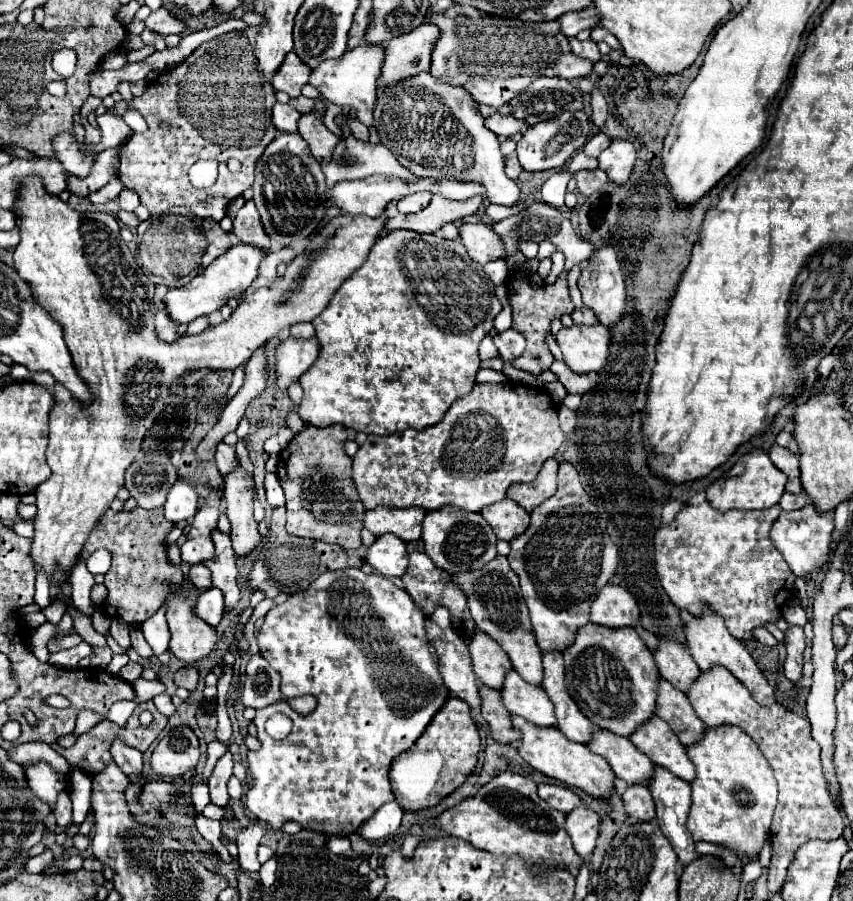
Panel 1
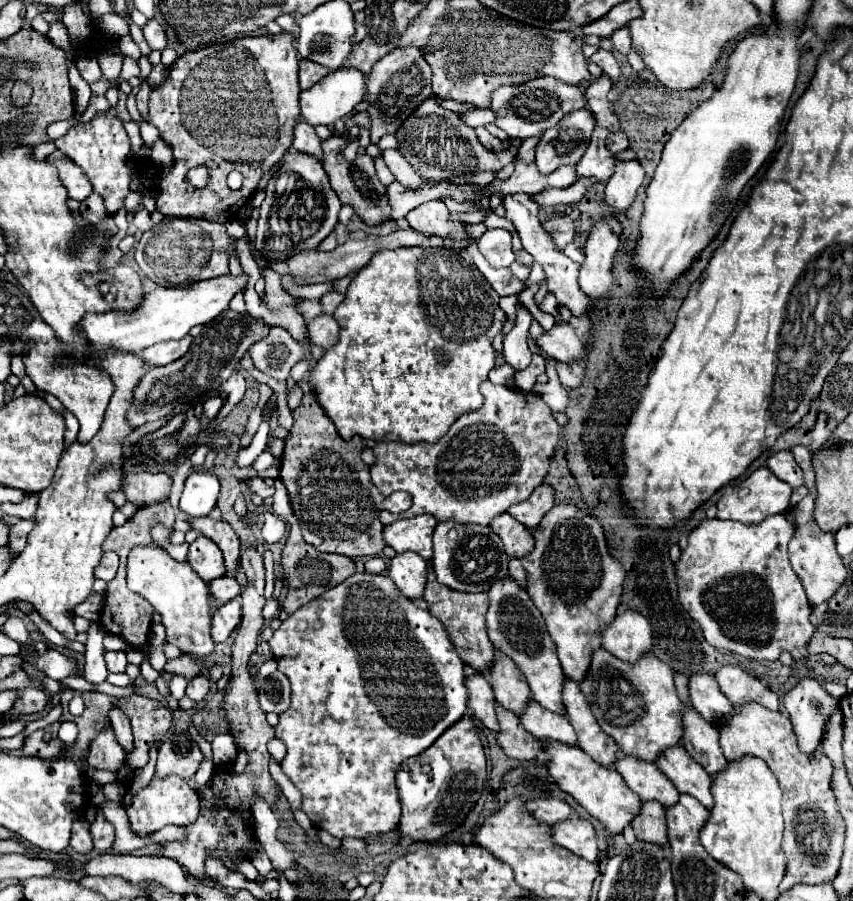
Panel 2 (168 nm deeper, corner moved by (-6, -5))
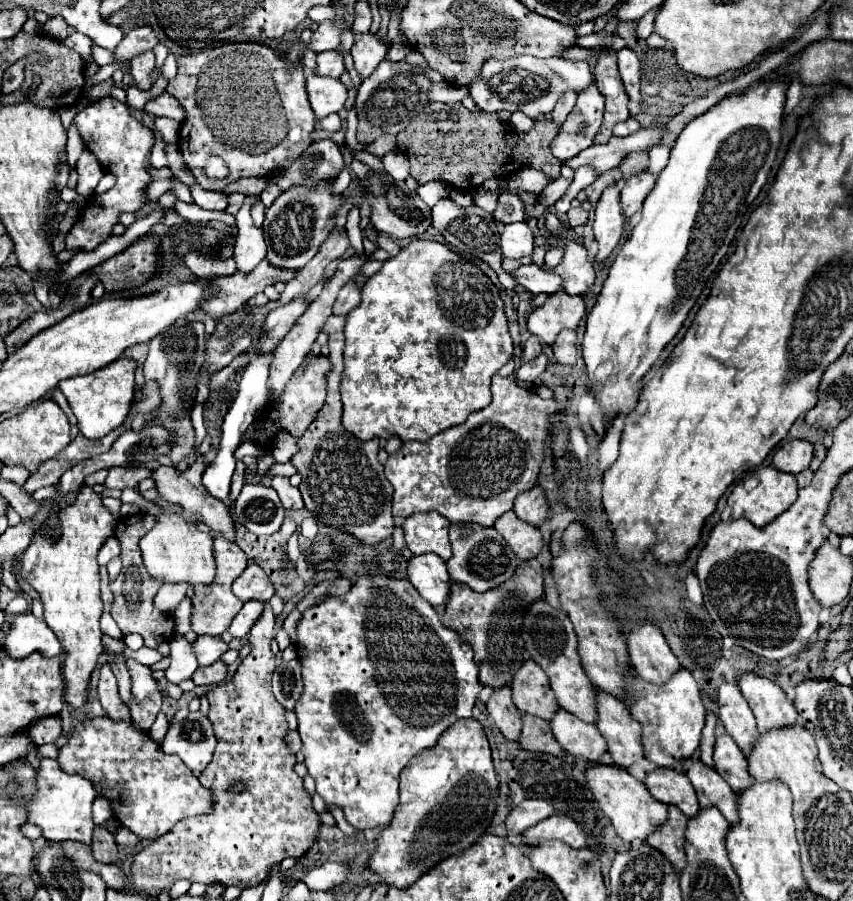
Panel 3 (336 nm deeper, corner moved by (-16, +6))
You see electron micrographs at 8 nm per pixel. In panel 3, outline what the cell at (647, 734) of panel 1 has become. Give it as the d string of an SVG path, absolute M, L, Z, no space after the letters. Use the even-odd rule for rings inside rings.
M688 759L682 761L682 771L692 781L702 809L706 807L720 809L720 813L730 821L730 825L736 825L740 821L738 799L732 793L732 789L728 789L728 783L718 775L716 769L706 767L698 759Z

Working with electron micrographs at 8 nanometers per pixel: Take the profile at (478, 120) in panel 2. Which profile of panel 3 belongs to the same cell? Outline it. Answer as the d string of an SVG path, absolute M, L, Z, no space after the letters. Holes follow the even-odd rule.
M432 83L432 87L428 89L428 99L440 103L458 103L466 95L468 95L466 87L454 87L448 83Z

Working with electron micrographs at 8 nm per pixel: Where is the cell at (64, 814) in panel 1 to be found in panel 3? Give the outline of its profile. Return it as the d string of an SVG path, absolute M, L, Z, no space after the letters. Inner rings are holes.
M98 825L94 829L92 855L96 857L96 861L108 863L108 865L114 865L118 861L118 845L116 845L114 837L102 825Z

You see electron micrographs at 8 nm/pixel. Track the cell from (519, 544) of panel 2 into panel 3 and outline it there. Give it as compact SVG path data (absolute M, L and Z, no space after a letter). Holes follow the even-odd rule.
M512 511L504 513L496 521L494 529L506 539L506 543L512 547L512 551L516 553L516 557L522 559L522 561L534 559L540 553L540 549L544 547L544 539L542 539L540 529L528 527Z

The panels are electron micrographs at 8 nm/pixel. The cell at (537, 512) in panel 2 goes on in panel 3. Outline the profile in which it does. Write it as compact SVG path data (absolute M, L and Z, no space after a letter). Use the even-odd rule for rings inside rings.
M536 485L534 489L520 493L514 501L514 513L528 525L540 527L546 521L546 513L548 513L544 489L540 485Z

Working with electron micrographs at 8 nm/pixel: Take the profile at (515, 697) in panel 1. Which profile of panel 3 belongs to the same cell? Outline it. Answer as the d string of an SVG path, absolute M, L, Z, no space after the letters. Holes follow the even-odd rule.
M560 709L550 721L556 741L566 749L566 753L584 757L590 763L600 763L602 755L608 751L606 739L600 735L596 725L584 723L568 711Z

